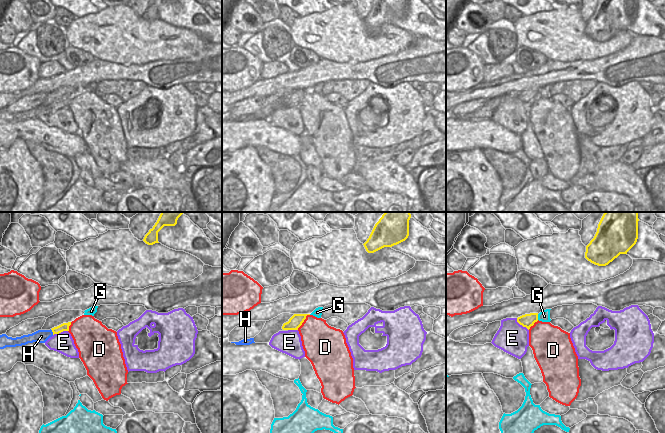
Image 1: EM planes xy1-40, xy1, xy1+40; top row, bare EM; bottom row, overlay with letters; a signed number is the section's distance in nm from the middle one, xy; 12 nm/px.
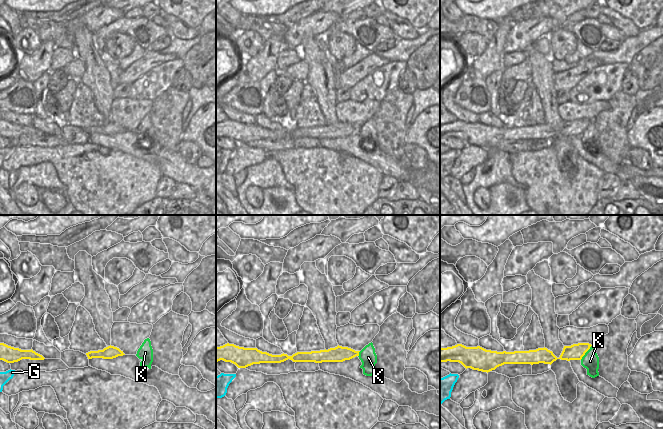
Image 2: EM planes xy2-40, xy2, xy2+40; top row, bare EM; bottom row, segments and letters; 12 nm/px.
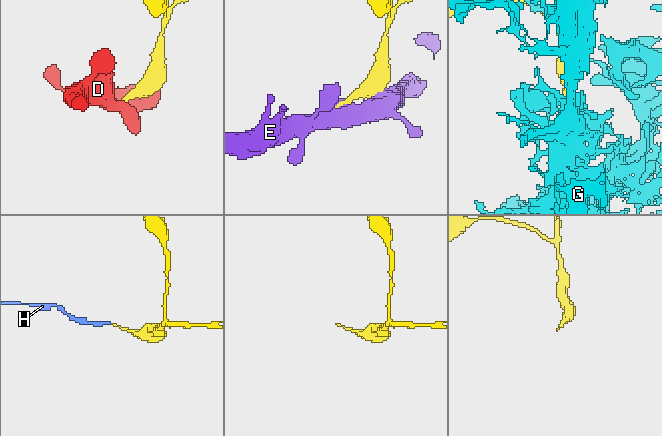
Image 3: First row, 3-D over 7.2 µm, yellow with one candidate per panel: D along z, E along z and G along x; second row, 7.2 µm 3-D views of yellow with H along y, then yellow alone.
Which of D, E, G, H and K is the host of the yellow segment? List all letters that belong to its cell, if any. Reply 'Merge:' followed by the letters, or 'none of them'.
Merge: H

